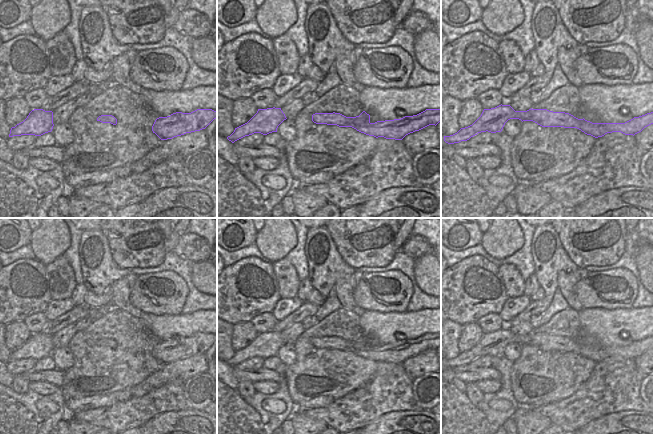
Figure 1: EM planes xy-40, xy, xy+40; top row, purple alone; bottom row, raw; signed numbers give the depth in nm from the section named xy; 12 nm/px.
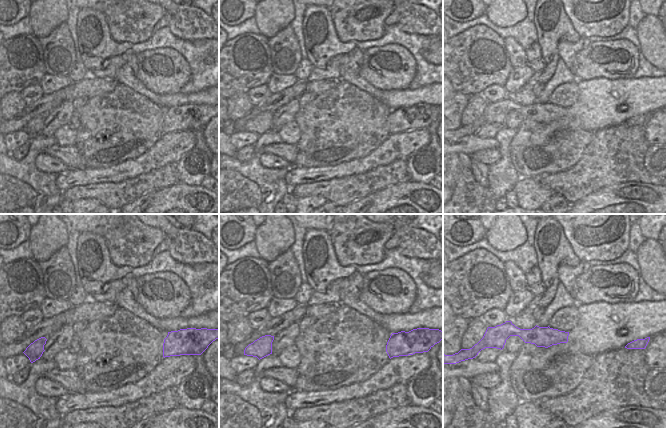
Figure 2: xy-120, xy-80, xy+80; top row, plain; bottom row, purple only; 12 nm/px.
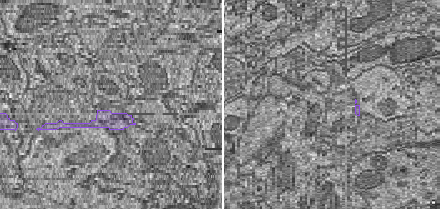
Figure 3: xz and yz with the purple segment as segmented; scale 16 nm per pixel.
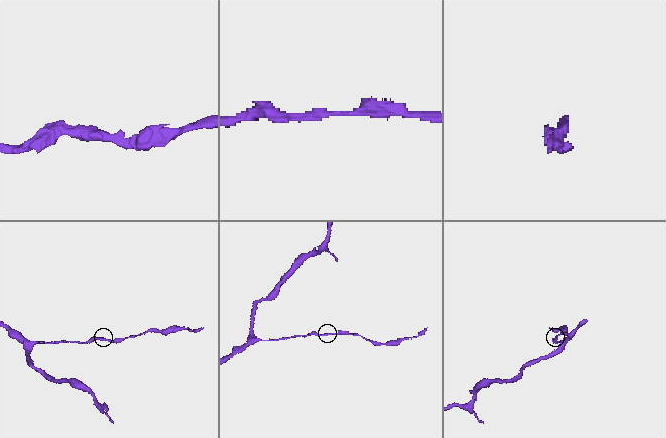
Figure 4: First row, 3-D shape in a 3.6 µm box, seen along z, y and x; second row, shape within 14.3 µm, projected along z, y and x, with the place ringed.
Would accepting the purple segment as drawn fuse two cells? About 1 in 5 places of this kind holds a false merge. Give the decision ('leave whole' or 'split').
leave whole

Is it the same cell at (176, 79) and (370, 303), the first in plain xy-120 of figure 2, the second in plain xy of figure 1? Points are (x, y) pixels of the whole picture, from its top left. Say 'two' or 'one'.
one

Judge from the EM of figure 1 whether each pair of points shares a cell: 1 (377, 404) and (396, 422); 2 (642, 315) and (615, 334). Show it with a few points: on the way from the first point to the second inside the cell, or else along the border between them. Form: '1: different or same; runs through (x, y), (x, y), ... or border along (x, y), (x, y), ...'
1: different; border along (409, 410), (388, 411), (369, 423)
2: same; runs through (635, 322), (622, 327)

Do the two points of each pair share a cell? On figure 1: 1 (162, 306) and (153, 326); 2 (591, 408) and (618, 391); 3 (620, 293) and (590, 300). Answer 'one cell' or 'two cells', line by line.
1: two cells
2: one cell
3: one cell

